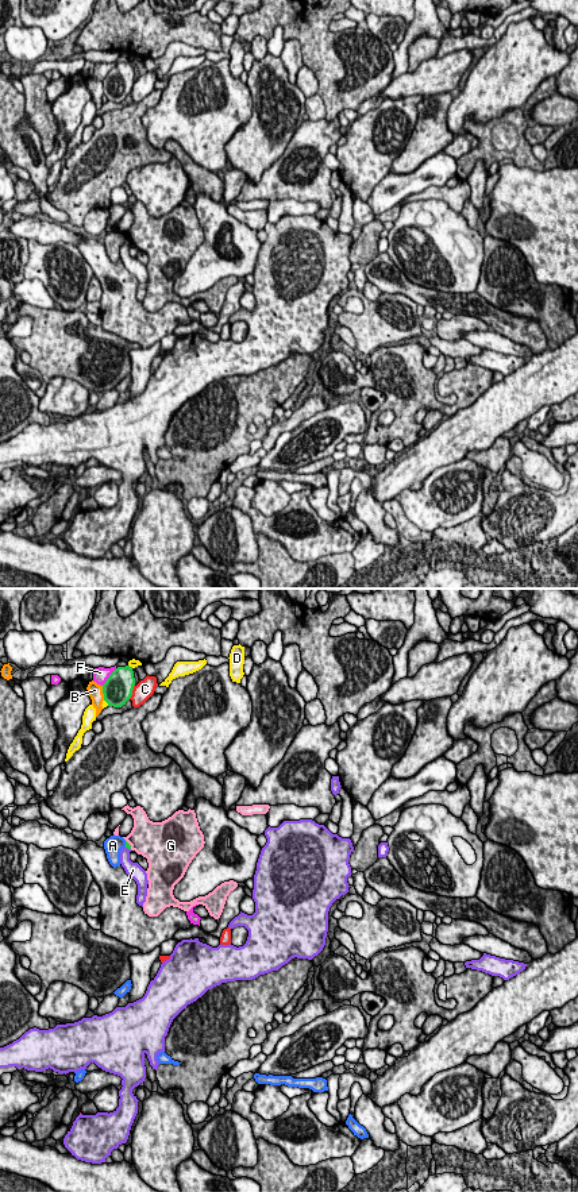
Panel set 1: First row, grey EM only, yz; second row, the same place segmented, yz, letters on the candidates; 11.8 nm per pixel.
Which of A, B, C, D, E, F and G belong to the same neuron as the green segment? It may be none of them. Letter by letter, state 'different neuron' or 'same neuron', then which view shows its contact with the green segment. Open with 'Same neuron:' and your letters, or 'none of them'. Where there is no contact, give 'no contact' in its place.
Same neuron: none of them
A: different neuron; meets green in yz
B: different neuron; meets green in yz
C: different neuron; meets green in yz
D: different neuron; meets green in yz
E: different neuron; meets green in yz
F: different neuron; meets green in yz
G: different neuron; meets green in yz

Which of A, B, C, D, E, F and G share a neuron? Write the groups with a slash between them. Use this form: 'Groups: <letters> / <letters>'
Groups: A / B / C / D / E / F / G

